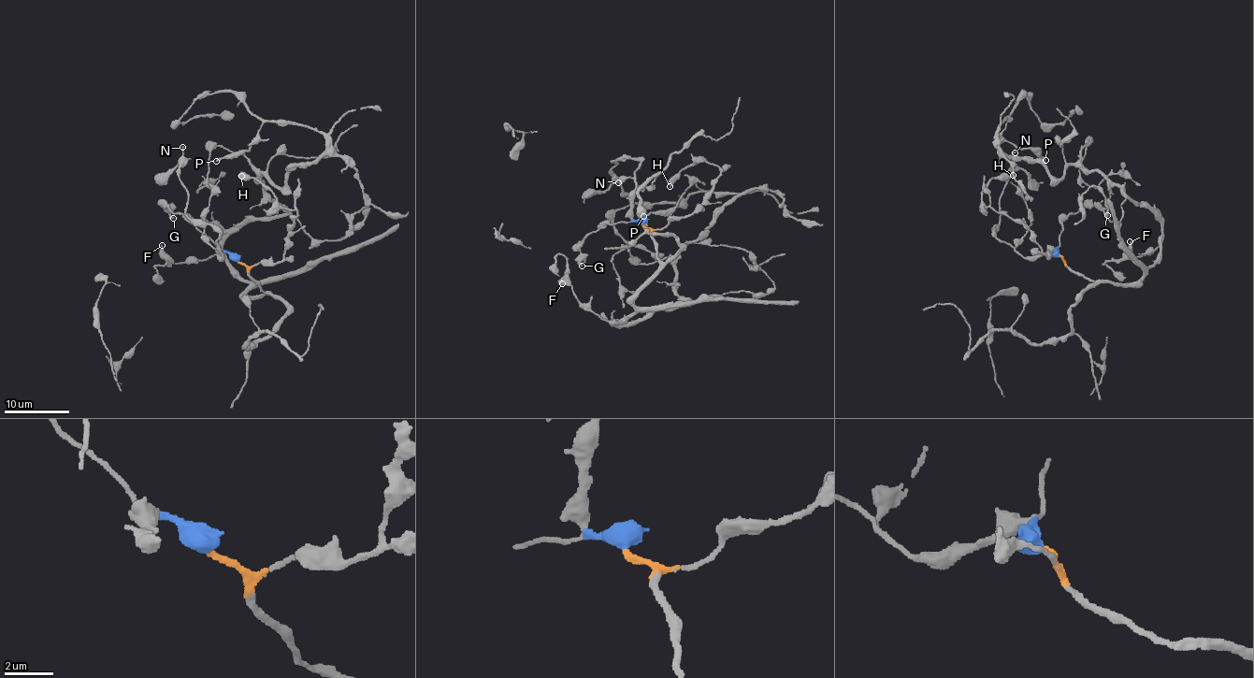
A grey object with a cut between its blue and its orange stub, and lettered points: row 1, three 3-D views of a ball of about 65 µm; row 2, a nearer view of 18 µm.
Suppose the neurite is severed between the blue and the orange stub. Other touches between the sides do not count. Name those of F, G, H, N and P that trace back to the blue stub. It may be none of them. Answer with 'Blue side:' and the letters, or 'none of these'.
Blue side: G, N

